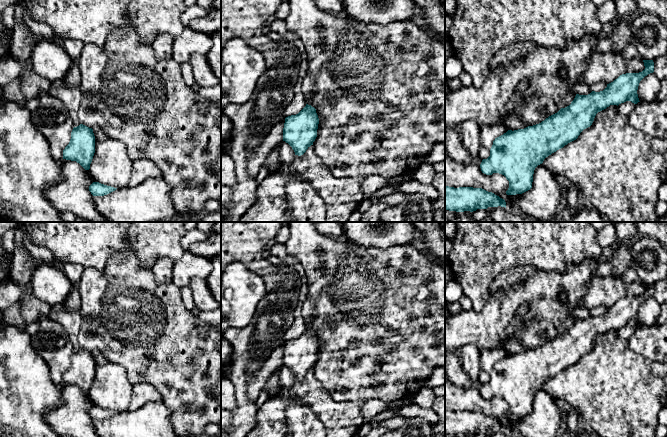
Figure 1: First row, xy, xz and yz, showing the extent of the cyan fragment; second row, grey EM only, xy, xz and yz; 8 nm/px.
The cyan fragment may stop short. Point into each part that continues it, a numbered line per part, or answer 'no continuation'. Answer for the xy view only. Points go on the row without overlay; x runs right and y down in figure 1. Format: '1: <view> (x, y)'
no continuation

